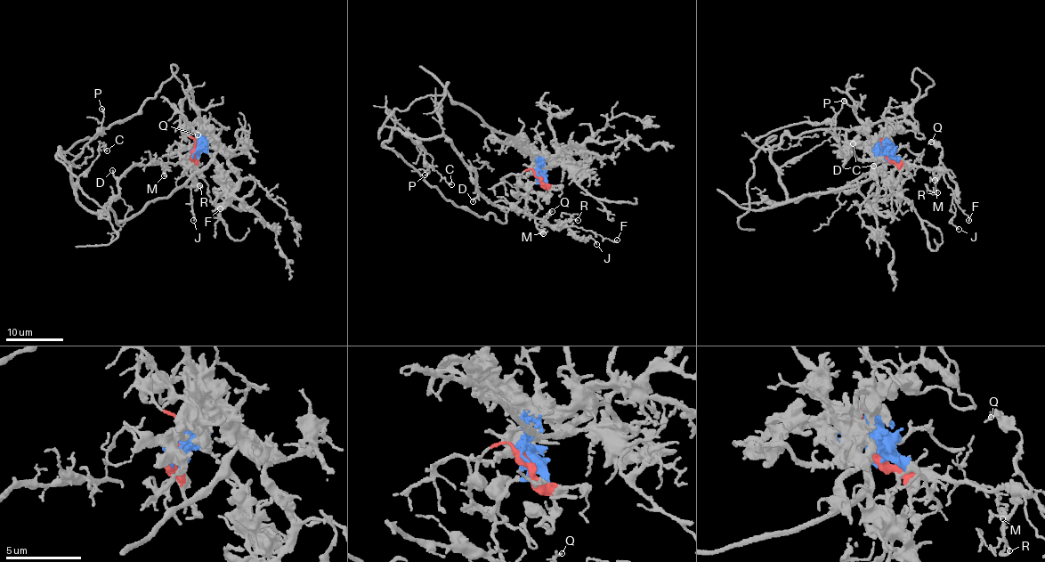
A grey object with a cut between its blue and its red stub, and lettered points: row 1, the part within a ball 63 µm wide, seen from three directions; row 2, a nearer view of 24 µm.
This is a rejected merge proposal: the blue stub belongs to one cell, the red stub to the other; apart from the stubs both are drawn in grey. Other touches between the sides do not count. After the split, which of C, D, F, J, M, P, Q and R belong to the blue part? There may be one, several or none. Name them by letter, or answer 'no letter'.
no letter

